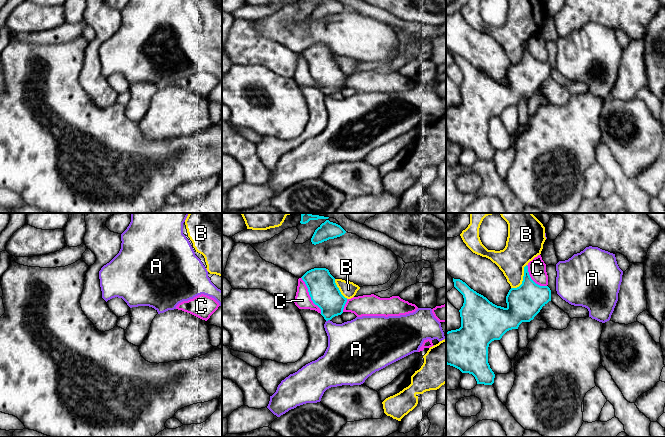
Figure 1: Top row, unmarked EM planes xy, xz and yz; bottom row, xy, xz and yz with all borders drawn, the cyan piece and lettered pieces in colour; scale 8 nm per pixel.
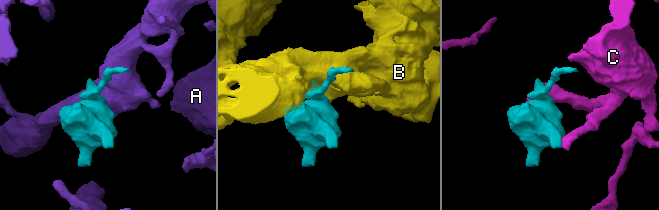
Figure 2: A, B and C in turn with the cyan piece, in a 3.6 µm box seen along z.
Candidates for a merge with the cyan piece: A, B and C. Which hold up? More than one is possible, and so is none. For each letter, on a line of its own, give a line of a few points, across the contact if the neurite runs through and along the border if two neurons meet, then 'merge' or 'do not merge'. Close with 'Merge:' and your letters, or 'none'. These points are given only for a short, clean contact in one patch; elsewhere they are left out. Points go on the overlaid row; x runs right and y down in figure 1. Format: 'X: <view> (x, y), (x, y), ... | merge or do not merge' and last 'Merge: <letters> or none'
A: xz (324, 293), (327, 296), (327, 320), (348, 343) | merge
B: do not merge
C: do not merge
Merge: A

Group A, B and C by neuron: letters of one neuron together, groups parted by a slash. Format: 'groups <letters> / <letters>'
groups A / B / C

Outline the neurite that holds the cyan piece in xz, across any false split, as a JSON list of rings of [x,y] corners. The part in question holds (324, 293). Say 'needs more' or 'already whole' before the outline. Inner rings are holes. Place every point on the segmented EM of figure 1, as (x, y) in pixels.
needs more | [[[326,268],[311,269],[301,278],[311,300],[321,309],[321,315],[326,320],[324,328],[328,336],[328,347],[323,356],[290,374],[278,385],[267,406],[277,417],[297,406],[320,402],[324,392],[331,387],[363,384],[376,371],[418,352],[427,339],[437,339],[440,342],[446,338],[431,308],[418,308],[413,313],[400,316],[362,316],[342,324],[333,323],[331,319],[343,313],[347,302],[335,278]]]

